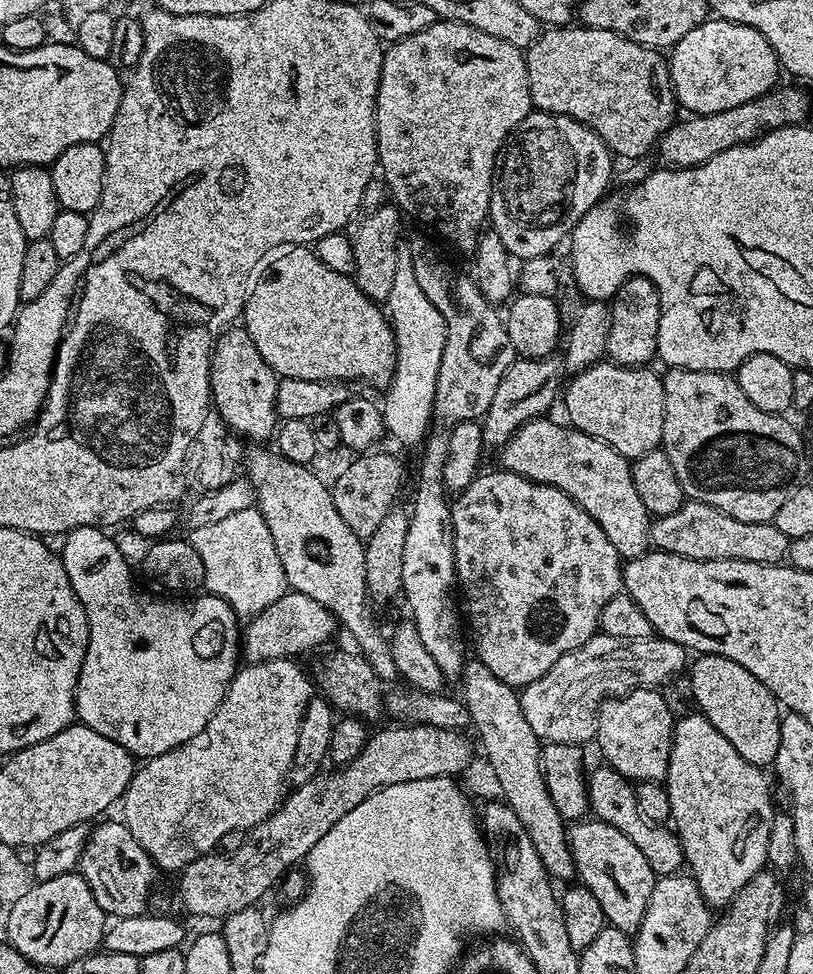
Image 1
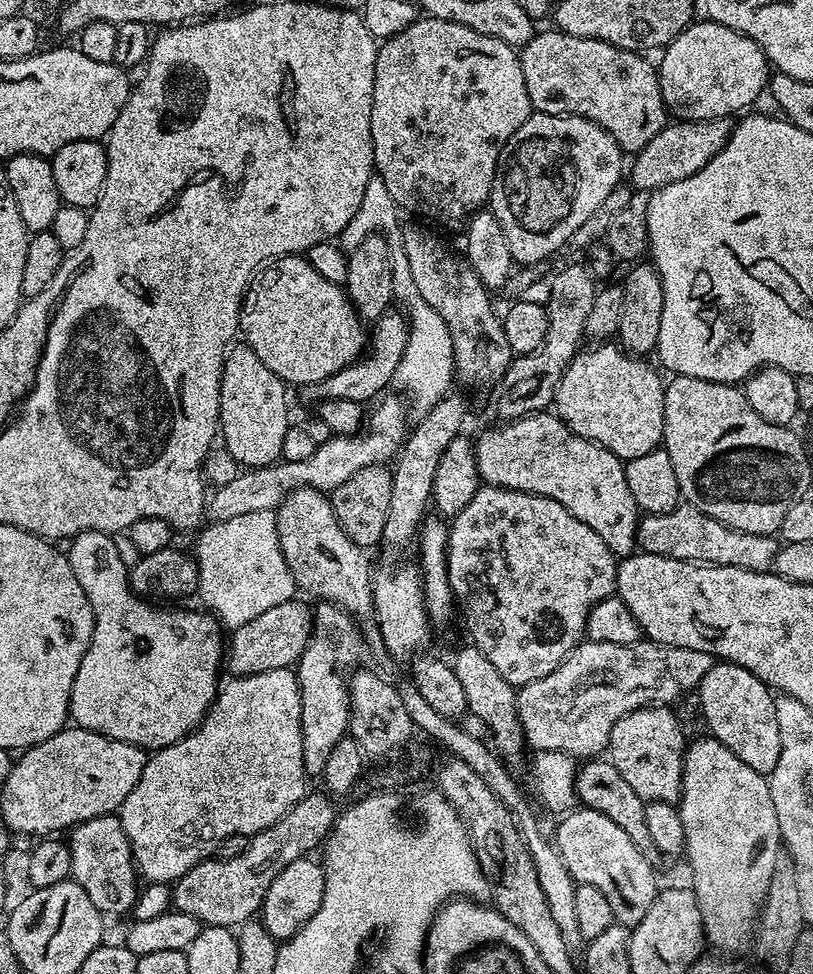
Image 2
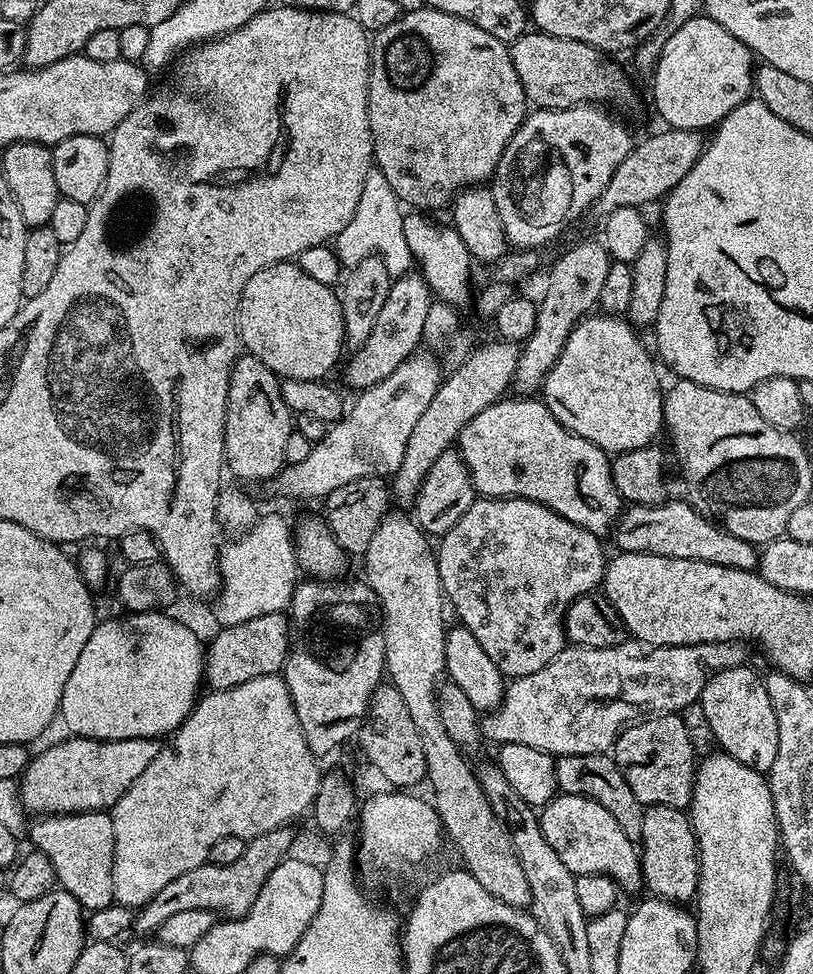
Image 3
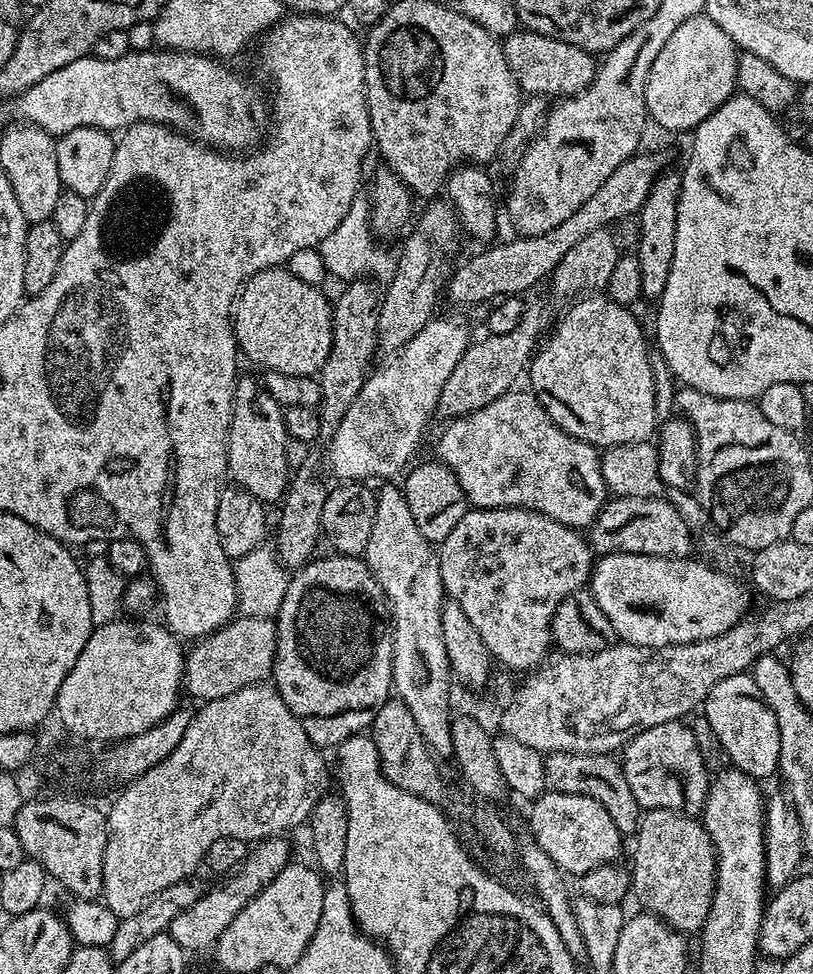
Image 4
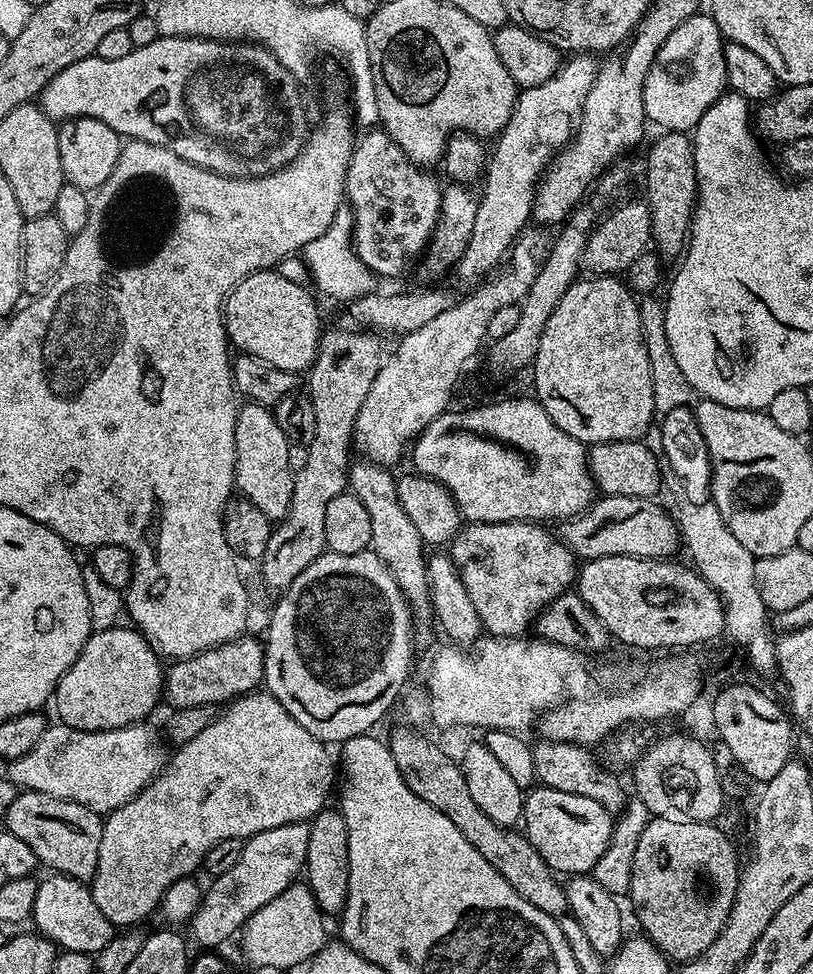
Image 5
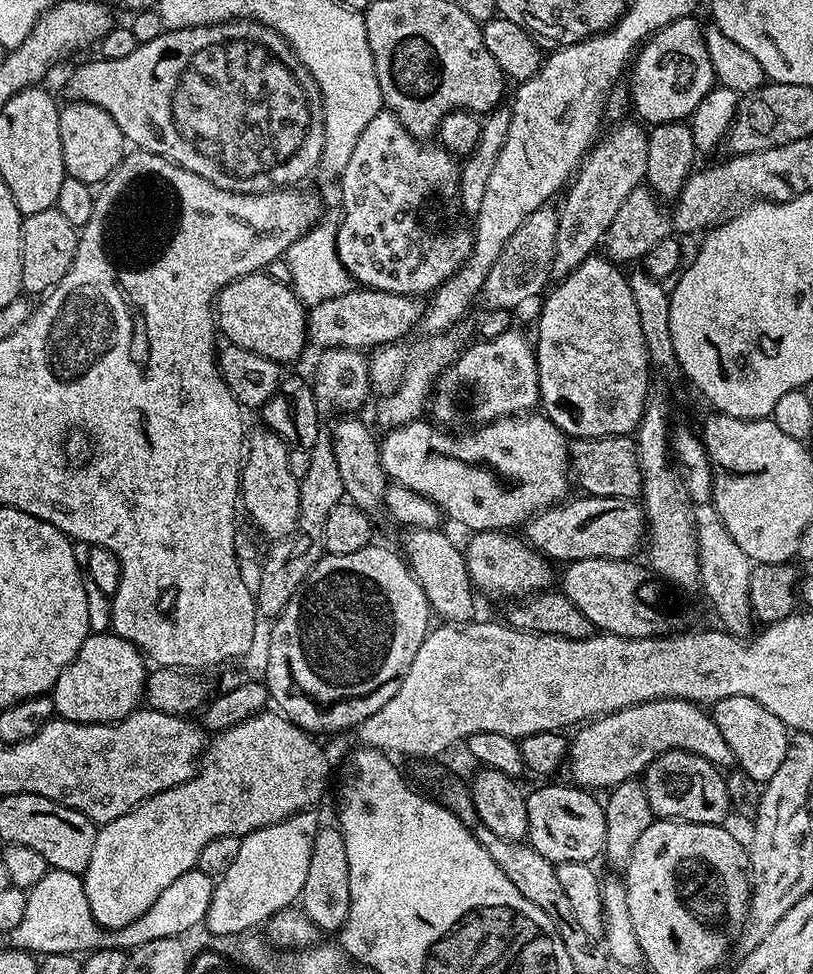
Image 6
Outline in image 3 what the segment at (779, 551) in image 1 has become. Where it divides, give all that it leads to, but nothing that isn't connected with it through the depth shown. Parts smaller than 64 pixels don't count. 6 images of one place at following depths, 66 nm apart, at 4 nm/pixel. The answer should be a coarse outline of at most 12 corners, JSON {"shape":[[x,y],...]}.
{"shape":[[691,503],[625,507],[620,552],[701,560],[747,572],[757,545]]}

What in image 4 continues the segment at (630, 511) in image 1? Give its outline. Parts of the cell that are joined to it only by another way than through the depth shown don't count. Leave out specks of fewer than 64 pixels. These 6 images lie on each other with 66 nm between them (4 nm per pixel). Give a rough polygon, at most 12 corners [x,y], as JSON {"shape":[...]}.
{"shape":[[531,391],[449,419],[473,509],[577,530],[610,499],[593,445]]}

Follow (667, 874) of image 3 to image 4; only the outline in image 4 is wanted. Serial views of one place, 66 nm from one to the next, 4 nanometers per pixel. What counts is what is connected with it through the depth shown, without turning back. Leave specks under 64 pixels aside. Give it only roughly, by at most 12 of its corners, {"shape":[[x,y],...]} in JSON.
{"shape":[[647,809],[631,891],[681,934],[699,933],[716,847],[699,819]]}

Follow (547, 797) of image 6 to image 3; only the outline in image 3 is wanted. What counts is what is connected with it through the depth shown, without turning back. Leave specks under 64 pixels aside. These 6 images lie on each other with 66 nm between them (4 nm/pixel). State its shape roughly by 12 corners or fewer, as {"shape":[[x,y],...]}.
{"shape":[[557,794],[542,834],[574,876],[641,891],[637,845],[606,806]]}

